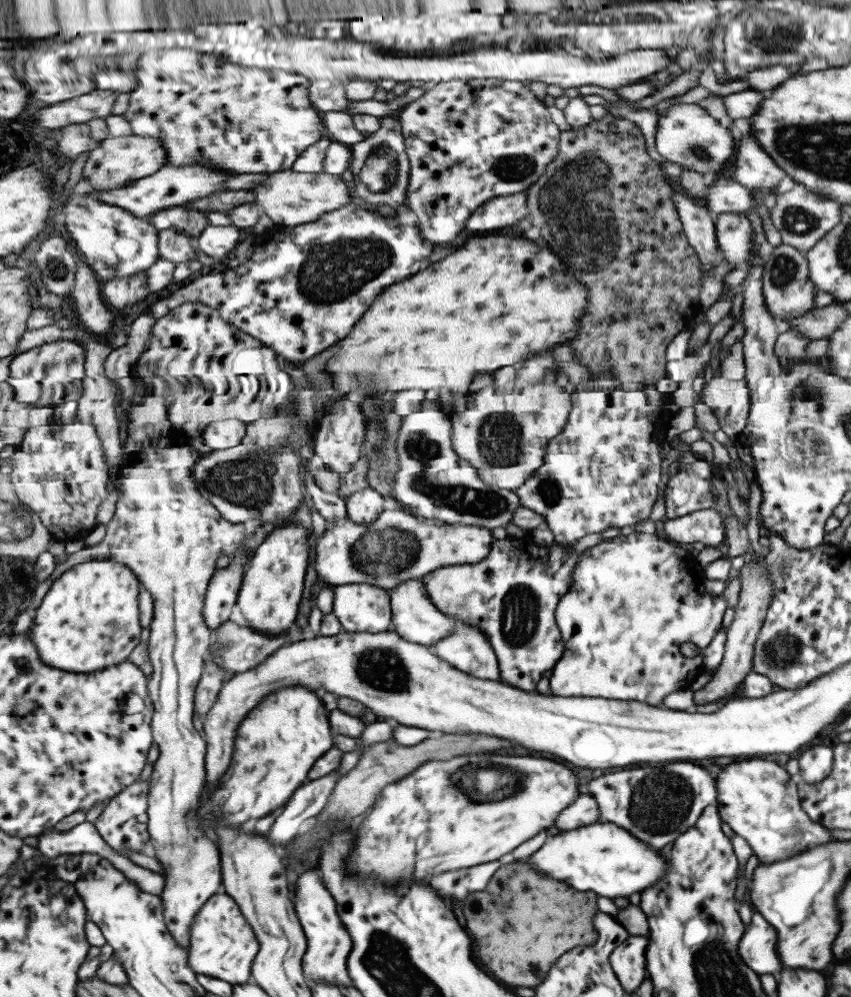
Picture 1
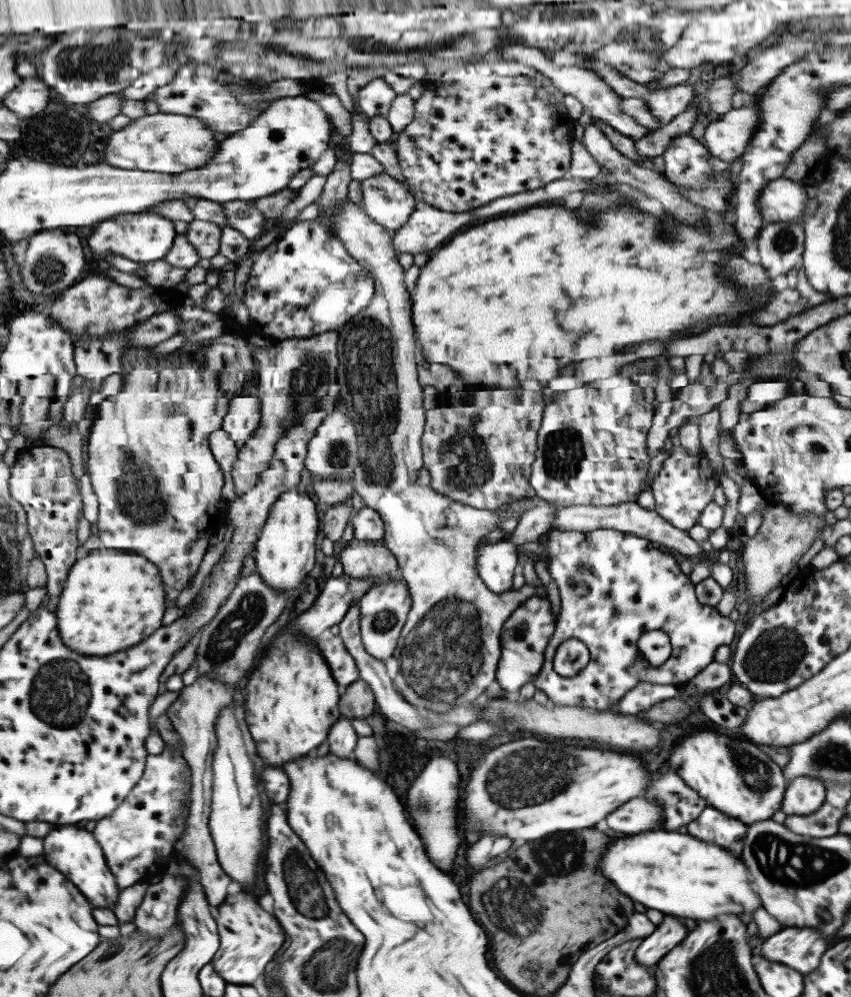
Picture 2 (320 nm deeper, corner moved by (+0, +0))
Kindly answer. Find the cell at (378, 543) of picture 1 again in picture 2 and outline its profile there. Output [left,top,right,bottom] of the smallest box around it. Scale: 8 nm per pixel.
[476,538,517,594]

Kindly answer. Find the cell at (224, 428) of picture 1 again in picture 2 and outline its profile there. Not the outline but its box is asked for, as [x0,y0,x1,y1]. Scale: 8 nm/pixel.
[223,393,262,446]

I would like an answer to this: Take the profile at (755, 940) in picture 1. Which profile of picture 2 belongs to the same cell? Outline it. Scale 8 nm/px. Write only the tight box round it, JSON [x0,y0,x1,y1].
[761,928,829,974]

